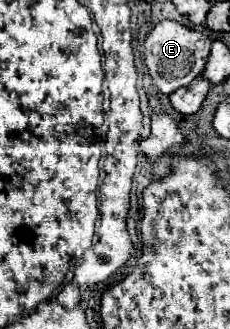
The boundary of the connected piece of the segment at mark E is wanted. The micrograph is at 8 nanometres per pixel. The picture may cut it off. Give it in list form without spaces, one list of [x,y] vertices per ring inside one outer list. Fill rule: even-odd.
[[[162,20],[146,38],[142,52],[144,52],[144,64],[148,66],[148,74],[152,78],[154,88],[162,94],[172,94],[182,86],[188,86],[196,76],[202,74],[206,58],[210,54],[210,38],[202,32],[190,30],[178,22]]]

